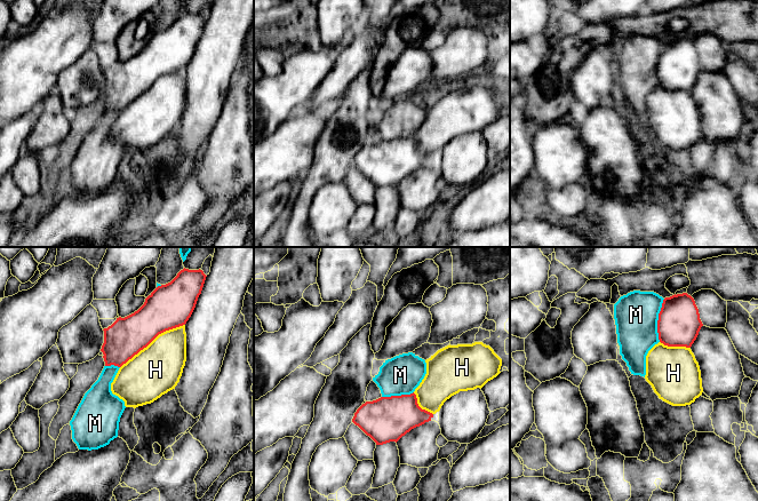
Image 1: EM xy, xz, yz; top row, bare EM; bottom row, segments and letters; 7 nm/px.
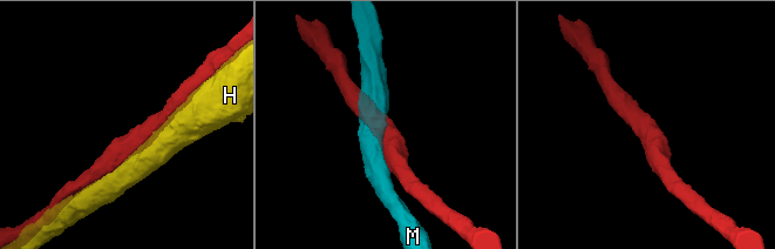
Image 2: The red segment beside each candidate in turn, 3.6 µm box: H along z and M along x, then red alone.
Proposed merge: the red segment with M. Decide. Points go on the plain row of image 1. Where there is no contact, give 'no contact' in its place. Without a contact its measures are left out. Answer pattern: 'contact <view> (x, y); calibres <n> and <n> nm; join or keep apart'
contact yz (657, 64); calibres 300 and 320 nm; keep apart

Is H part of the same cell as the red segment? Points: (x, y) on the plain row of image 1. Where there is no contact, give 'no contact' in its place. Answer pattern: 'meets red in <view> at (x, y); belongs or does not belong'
meets red in xy at (152, 84); belongs

